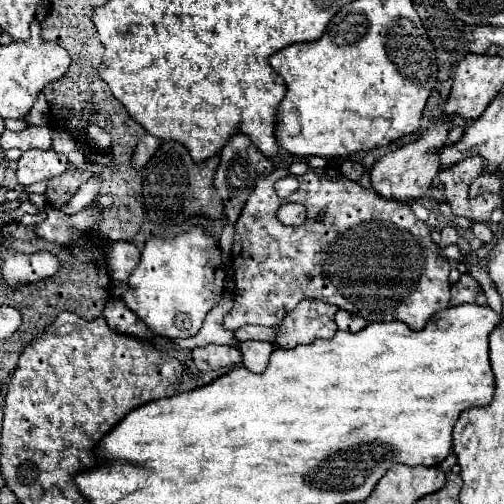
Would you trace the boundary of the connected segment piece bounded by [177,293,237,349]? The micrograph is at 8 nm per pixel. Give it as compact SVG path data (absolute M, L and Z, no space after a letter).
M227 293L223 295L221 303L217 303L217 307L213 307L213 311L207 315L201 331L189 339L181 339L177 341L181 347L189 347L189 349L195 349L195 347L205 347L205 345L211 345L211 343L219 343L219 345L237 345L237 339L235 339L235 333L225 329L223 327L223 319L225 315L231 311L233 307L233 295Z

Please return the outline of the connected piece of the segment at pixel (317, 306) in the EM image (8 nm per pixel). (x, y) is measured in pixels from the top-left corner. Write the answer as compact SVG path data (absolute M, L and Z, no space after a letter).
M305 299L301 301L283 321L281 327L277 327L277 347L295 347L301 343L313 343L315 339L331 339L337 333L337 325L335 325L335 313L337 307L323 303L323 301L313 301L313 299Z

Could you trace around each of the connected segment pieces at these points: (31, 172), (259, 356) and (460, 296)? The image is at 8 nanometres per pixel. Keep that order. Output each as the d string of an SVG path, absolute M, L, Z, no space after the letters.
M29 149L17 161L17 181L27 187L37 181L47 181L67 169L67 157L53 149Z
M241 341L239 349L243 353L243 365L249 367L249 371L259 373L259 371L265 371L275 347L273 343L267 343L267 341Z
M461 275L461 279L451 285L451 303L463 305L463 303L475 303L475 299L483 295L481 285L471 275Z

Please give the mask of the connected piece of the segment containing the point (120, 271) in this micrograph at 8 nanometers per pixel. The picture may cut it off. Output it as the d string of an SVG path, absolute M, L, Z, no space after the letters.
M111 241L107 255L109 255L107 263L109 263L111 277L115 281L125 283L133 273L133 267L137 267L139 263L139 249L127 241Z

